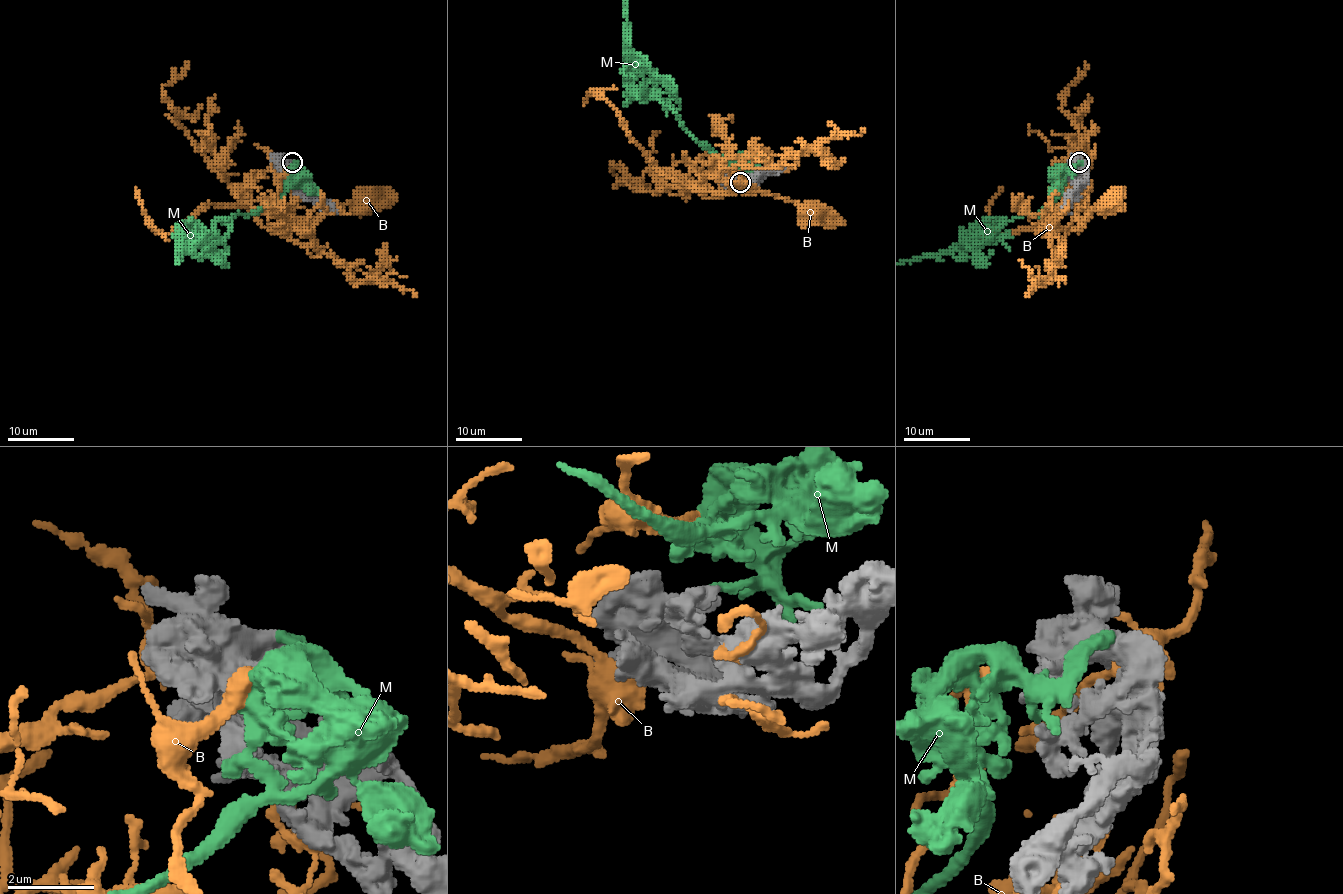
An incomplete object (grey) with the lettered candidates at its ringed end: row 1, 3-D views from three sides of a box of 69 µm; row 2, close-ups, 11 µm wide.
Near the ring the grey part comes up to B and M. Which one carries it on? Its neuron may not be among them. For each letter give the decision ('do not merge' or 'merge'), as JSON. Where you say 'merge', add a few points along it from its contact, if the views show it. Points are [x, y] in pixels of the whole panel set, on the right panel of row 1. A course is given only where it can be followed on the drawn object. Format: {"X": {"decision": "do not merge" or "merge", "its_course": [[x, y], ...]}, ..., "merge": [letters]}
{"B": {"decision": "do not merge"}, "M": {"decision": "merge"}, "merge": ["M"]}

